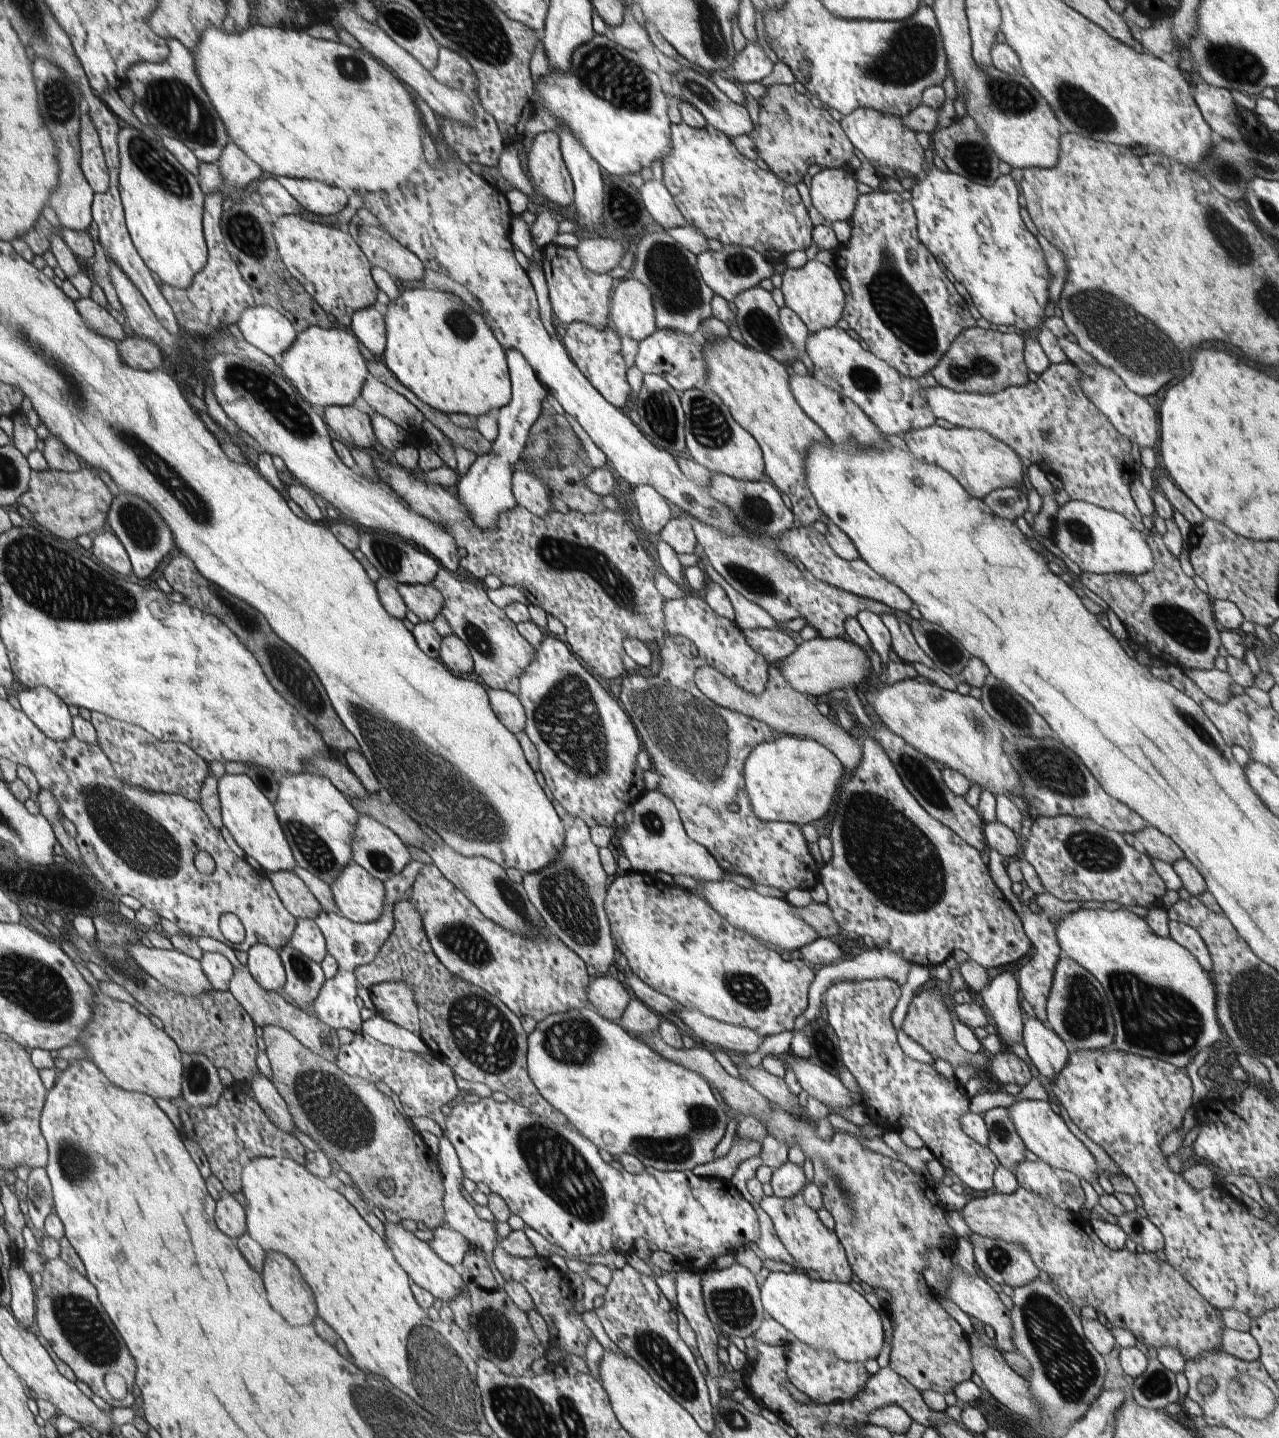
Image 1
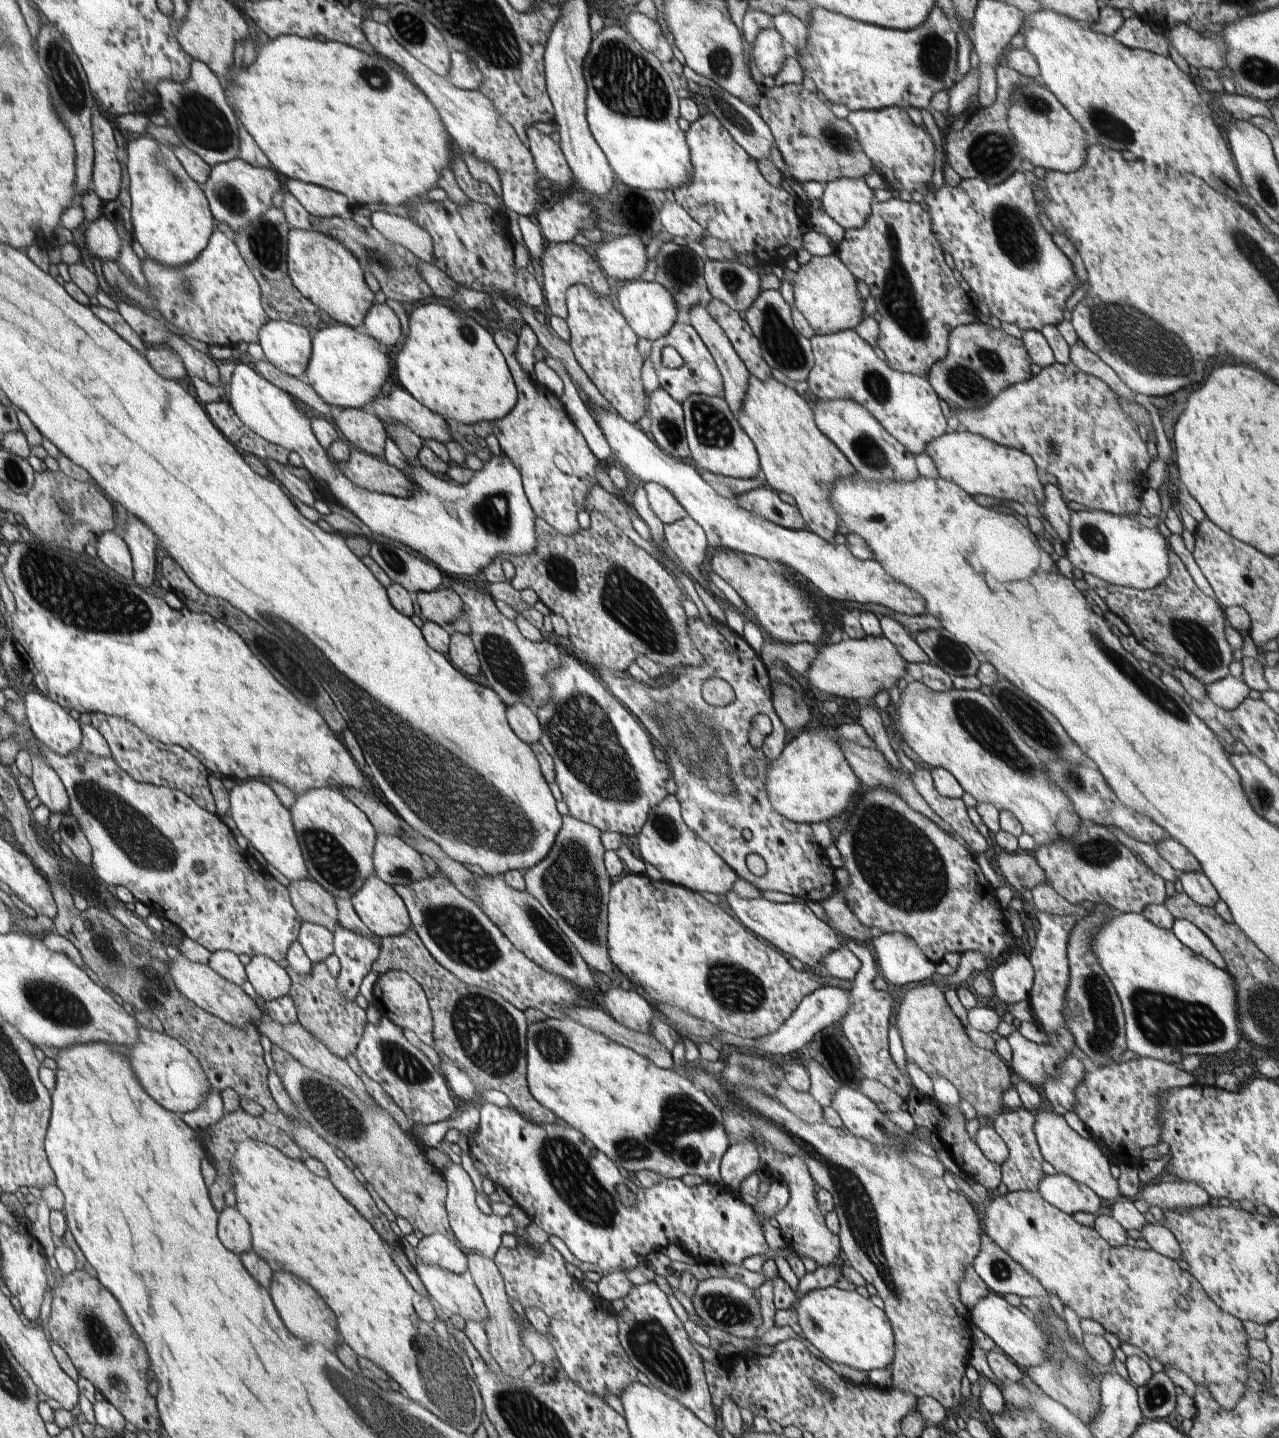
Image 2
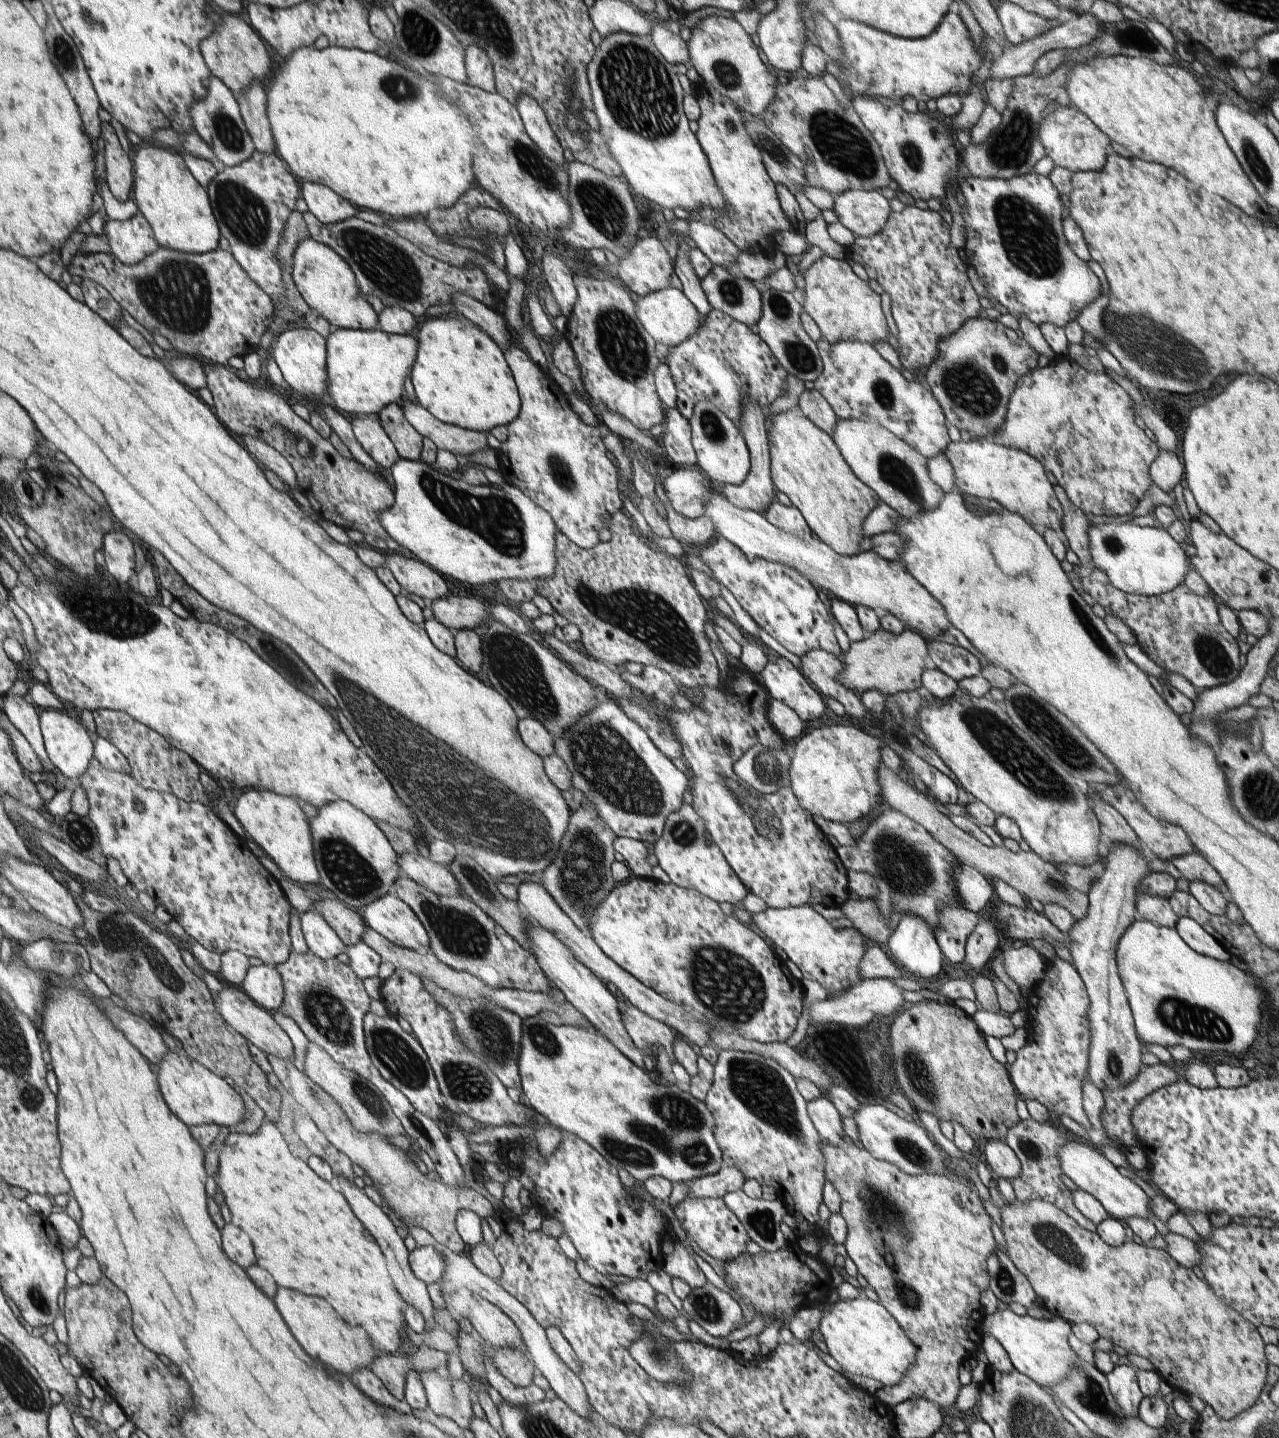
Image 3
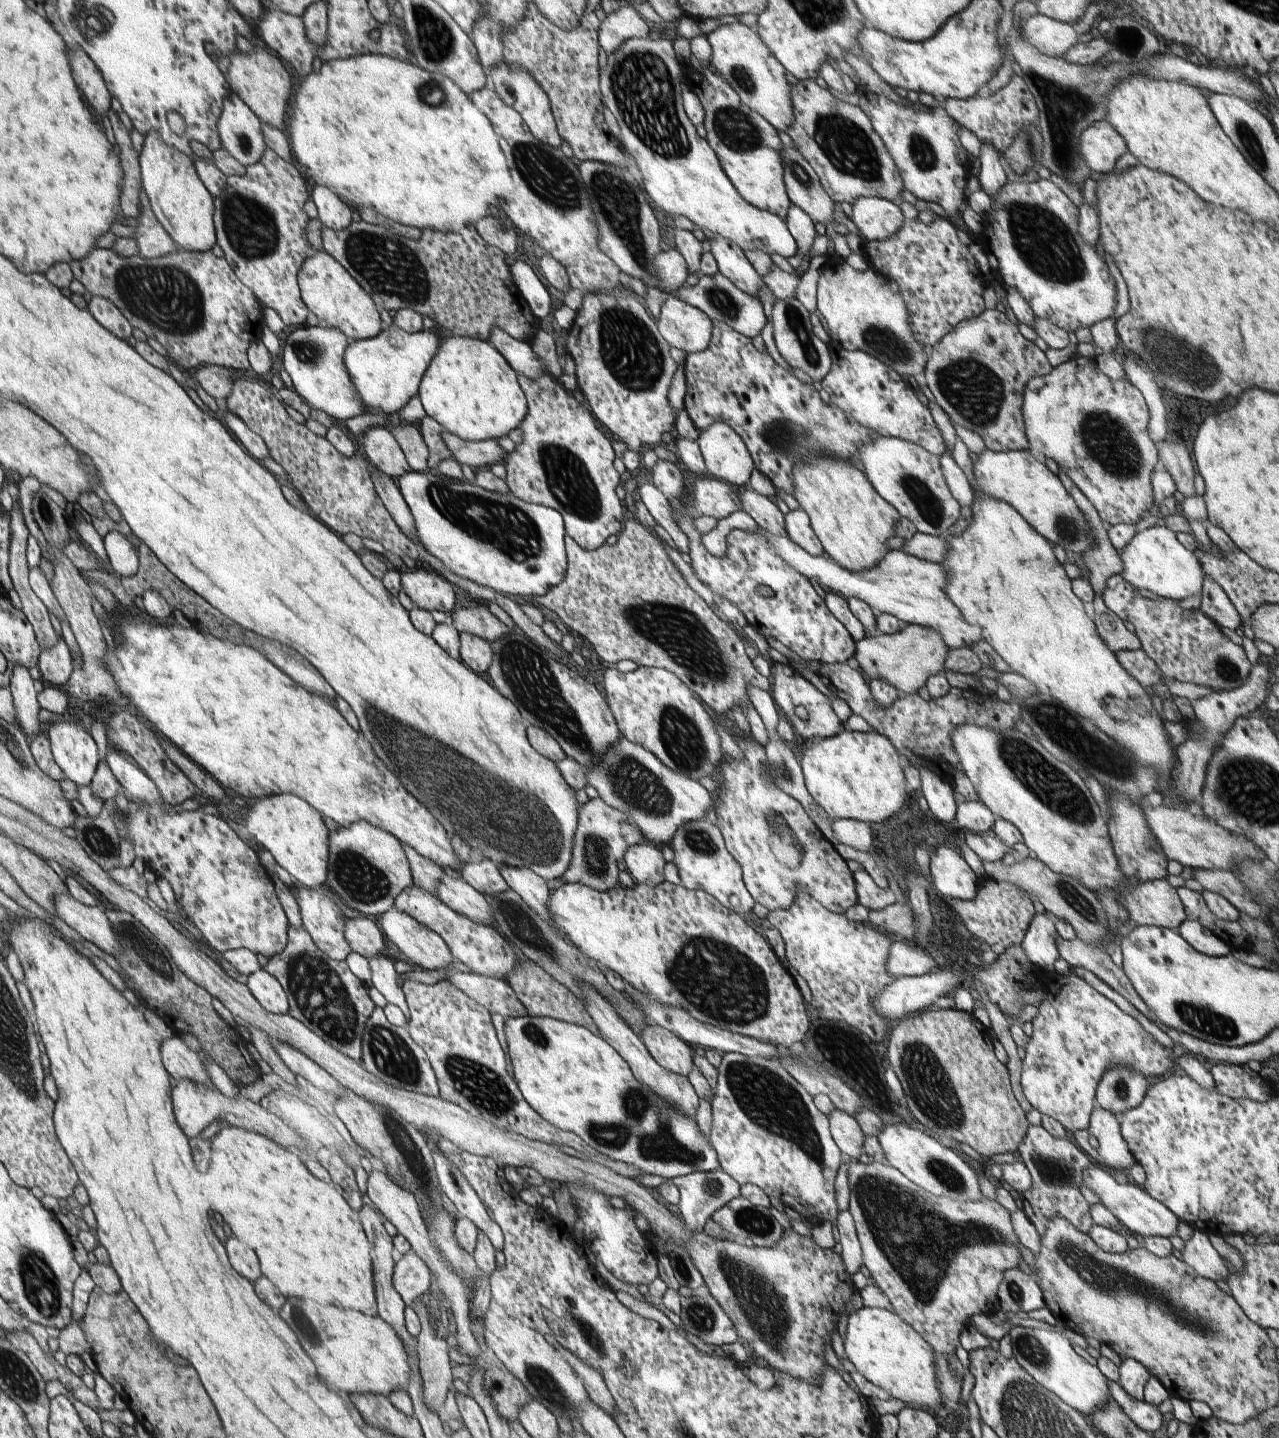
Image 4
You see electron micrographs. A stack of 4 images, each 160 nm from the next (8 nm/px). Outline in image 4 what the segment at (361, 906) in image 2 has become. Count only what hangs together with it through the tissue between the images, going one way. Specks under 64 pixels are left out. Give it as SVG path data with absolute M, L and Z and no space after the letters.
M395 906L376 918L380 926L400 950L421 969L438 970L455 964L452 950L436 931L401 913Z

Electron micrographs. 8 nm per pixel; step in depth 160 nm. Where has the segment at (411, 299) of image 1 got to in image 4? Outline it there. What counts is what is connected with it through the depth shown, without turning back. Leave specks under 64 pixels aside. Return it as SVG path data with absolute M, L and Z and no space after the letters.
M459 337L441 339L441 348L420 385L420 402L444 430L467 441L498 440L527 418L527 395L518 374L491 342Z

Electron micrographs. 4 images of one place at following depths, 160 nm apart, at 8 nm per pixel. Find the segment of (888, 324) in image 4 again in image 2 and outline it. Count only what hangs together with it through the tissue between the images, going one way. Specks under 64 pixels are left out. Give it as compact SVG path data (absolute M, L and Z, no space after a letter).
M836 252L829 256L814 256L808 264L794 272L783 267L784 280L790 282L794 290L794 306L808 320L815 335L830 335L842 330L853 330L864 320L865 300L860 298L856 288L856 278L844 266Z

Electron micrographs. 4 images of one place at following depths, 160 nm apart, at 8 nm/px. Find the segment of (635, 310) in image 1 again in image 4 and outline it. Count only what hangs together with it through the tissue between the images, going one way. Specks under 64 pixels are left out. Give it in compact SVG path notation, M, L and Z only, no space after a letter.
M680 299L664 300L657 321L661 335L669 344L687 353L699 353L711 344L711 318Z

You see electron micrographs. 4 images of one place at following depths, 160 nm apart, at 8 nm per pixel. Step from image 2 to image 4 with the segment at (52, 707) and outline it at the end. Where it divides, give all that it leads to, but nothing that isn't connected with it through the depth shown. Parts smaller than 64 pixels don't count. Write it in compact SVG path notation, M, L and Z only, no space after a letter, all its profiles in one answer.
M66 715L51 723L48 736L54 760L62 772L77 785L90 786L100 762L90 733L84 732L76 721L68 720Z

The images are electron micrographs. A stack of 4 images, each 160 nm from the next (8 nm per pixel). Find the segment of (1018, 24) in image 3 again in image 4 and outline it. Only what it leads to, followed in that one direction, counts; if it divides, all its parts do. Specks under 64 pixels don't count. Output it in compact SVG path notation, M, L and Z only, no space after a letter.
M1042 13L1023 22L1022 37L1042 54L1062 58L1078 41L1078 33L1071 24L1051 19Z

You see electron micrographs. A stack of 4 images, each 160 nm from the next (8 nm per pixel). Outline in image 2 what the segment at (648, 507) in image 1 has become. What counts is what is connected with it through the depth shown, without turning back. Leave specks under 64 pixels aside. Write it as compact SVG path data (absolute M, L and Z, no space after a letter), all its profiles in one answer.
M654 482L646 483L644 489L652 512L658 516L662 524L674 523L680 518L688 516L670 490L666 490Z

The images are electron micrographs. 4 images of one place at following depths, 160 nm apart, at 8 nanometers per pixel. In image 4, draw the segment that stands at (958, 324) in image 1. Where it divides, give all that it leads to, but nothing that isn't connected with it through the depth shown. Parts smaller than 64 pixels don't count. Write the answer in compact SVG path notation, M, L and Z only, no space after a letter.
M935 217L929 225L918 222L917 219L905 220L904 226L885 241L867 241L863 245L864 257L868 266L888 280L896 280L911 314L911 327L915 337L924 346L934 346L944 336L951 333L962 321L973 319L986 310L982 293L981 275L974 274L968 264L968 246L963 244L956 233L956 228L944 217Z

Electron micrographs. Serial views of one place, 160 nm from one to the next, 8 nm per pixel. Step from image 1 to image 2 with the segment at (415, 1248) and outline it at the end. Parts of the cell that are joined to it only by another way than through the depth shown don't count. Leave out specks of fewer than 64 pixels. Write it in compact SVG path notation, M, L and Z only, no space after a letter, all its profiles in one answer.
M418 1254L414 1268L430 1299L444 1312L456 1314L464 1321L480 1322L482 1325L488 1320L488 1310L469 1271L463 1274L450 1272L436 1264L422 1262Z

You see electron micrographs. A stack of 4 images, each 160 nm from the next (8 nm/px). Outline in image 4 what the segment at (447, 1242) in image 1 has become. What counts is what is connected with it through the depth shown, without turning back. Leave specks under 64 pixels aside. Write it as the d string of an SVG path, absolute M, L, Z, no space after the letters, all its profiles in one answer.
M413 1250L402 1256L393 1268L393 1290L410 1307L431 1289L432 1272Z

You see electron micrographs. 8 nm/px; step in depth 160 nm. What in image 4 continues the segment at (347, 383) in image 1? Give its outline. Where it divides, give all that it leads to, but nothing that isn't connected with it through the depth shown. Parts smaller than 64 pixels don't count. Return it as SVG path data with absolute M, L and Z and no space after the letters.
M398 325L384 330L378 337L363 341L350 341L345 365L348 366L352 382L355 384L365 407L369 412L392 414L406 406L406 402L419 394L421 384L431 362L441 348L441 338L434 332L409 333Z

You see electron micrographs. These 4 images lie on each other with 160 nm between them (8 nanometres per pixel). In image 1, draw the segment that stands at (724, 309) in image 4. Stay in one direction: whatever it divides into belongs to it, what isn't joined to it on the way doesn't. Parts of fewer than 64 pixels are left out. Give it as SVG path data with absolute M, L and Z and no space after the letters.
M726 244L721 251L716 252L704 250L696 255L696 262L704 283L714 294L721 296L728 303L733 302L742 290L759 287L764 278L770 279L775 274L774 264L760 252L746 246L740 246L740 244Z

